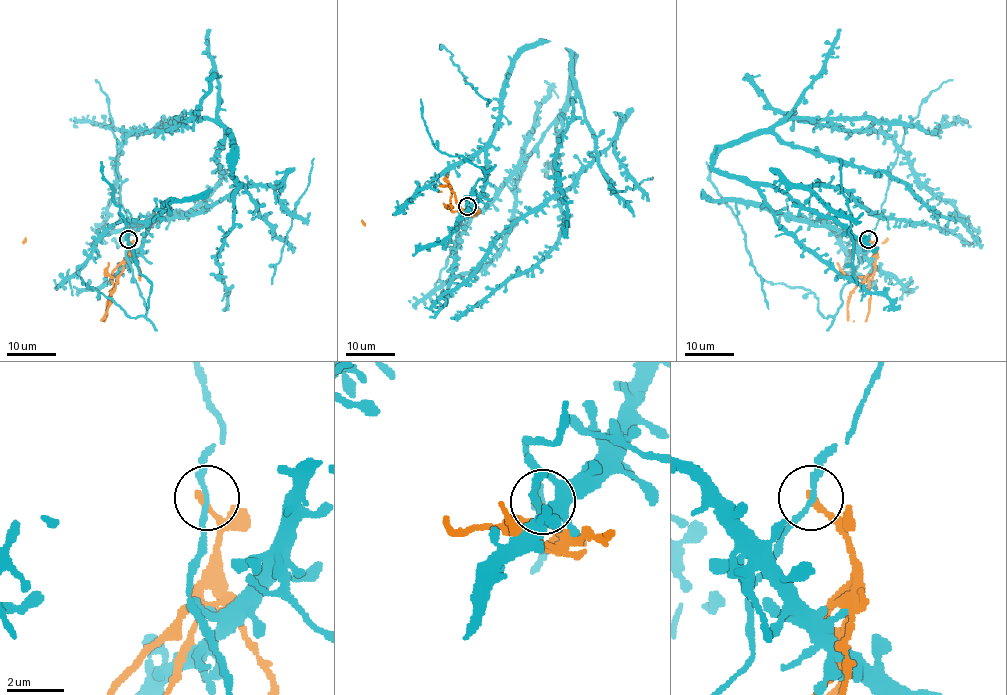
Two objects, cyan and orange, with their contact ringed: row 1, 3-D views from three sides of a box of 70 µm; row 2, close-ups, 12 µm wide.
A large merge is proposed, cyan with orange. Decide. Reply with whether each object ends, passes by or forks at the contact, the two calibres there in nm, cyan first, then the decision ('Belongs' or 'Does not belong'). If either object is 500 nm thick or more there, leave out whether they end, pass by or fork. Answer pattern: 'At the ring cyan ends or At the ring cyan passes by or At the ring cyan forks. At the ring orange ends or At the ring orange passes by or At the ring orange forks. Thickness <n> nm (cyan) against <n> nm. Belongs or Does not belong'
At the ring cyan passes by. At the ring orange ends. Thickness 180 nm (cyan) against 220 nm. Does not belong

